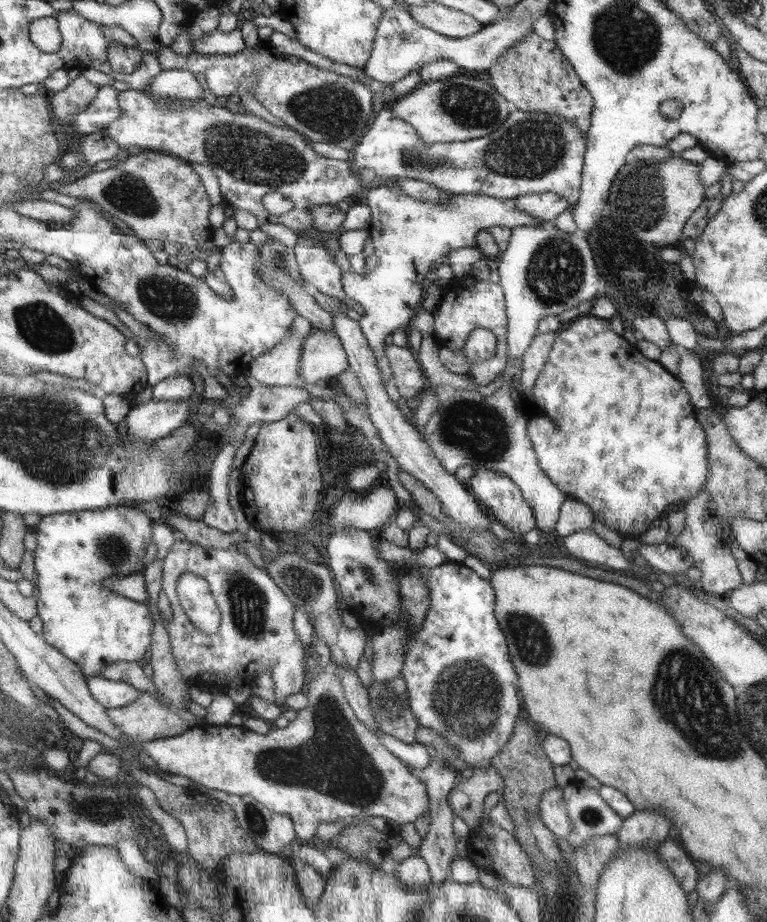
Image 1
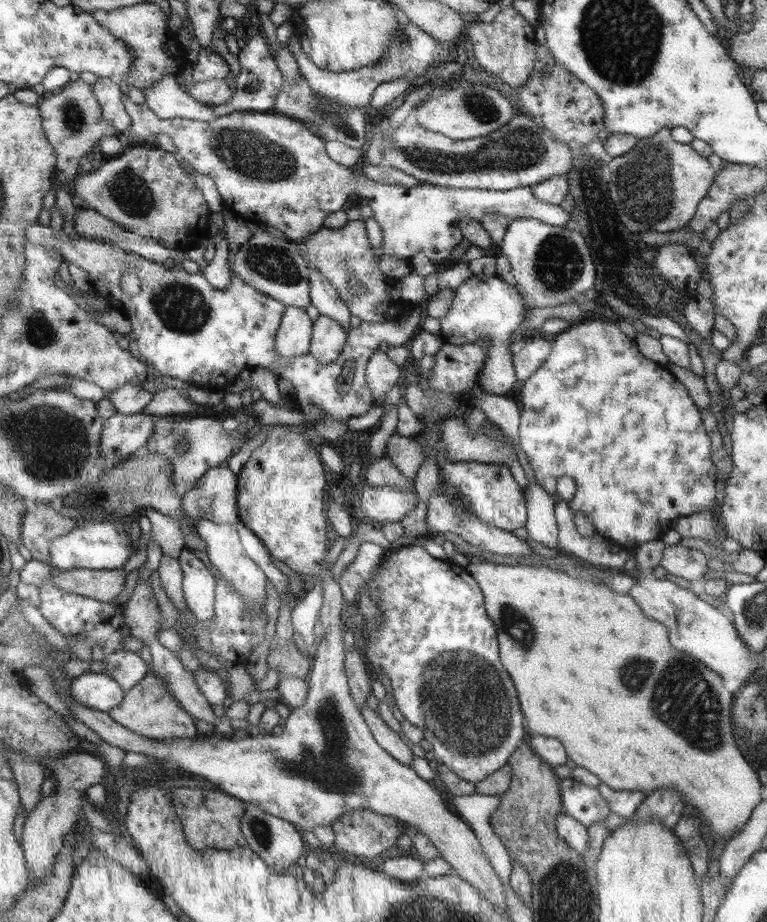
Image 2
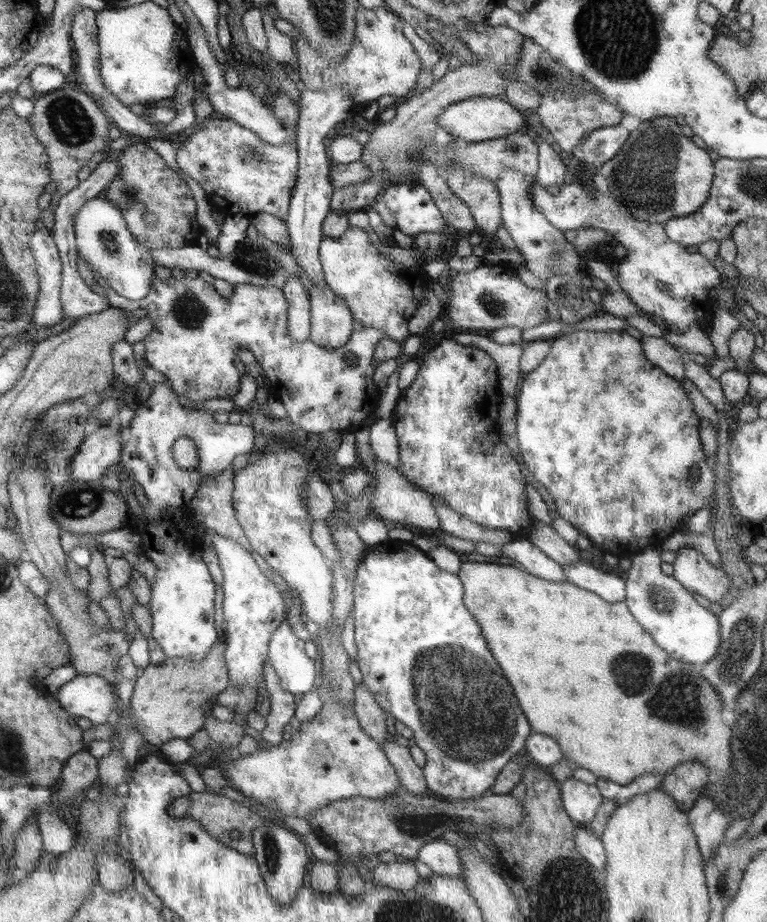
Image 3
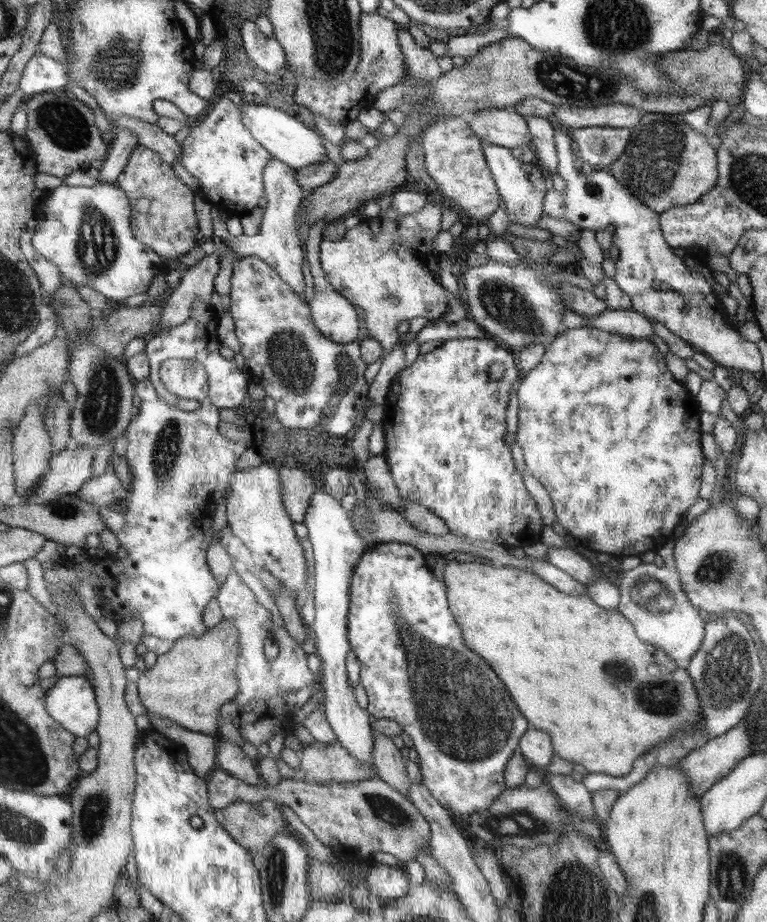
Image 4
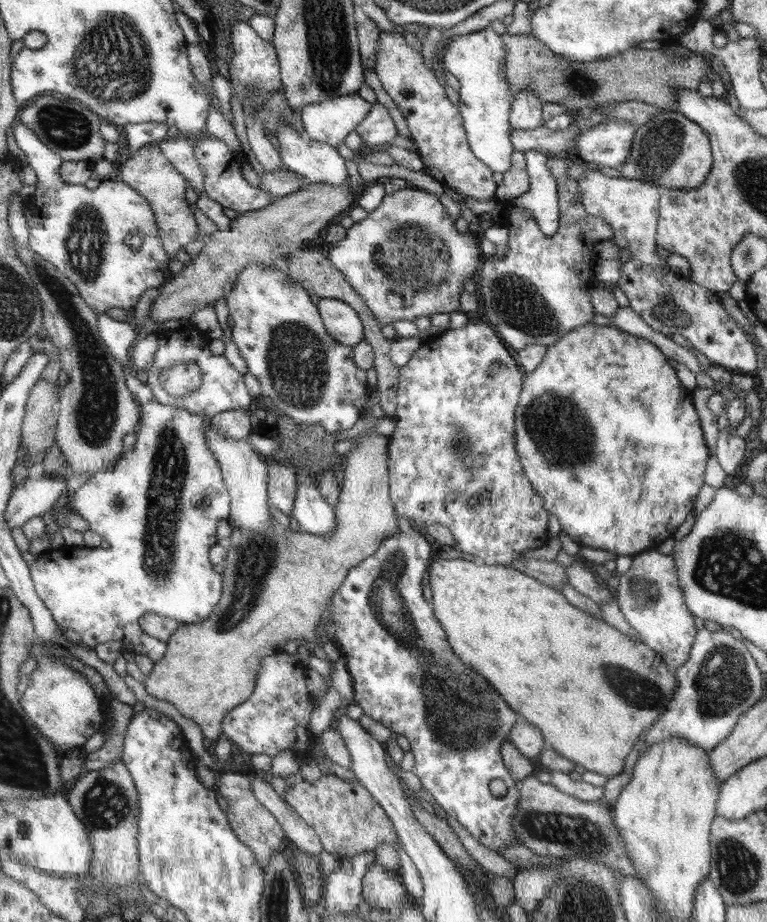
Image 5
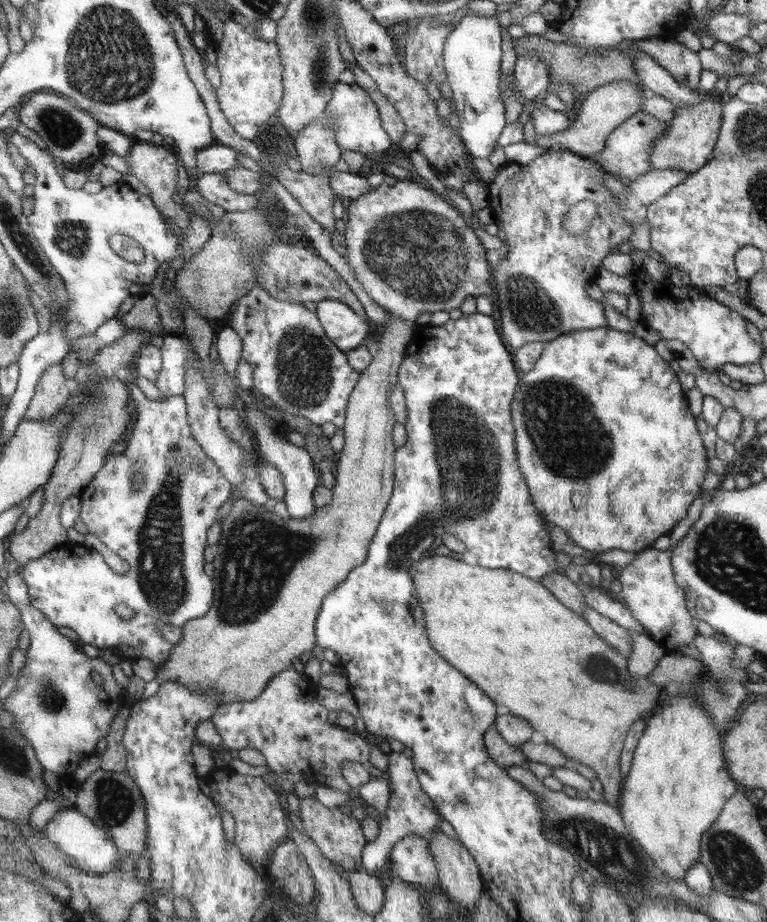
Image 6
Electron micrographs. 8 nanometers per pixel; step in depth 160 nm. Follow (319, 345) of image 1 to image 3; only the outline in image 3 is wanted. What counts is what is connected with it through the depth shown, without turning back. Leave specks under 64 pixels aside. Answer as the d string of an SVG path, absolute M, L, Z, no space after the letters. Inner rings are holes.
M327 284L309 290L311 303L310 340L327 349L344 347L352 338L355 319L346 302Z

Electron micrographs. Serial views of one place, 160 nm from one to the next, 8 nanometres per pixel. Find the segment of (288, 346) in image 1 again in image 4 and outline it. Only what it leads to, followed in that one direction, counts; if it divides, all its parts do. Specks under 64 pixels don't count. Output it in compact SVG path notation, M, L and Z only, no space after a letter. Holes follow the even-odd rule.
M272 155L263 172L264 189L266 200L263 203L265 208L260 231L255 236L231 235L225 241L238 256L257 256L273 265L277 272L286 280L293 289L304 297L304 276L302 275L302 261L305 259L304 245L297 229L296 212L304 198L304 191L296 183L296 171L286 163L274 158Z

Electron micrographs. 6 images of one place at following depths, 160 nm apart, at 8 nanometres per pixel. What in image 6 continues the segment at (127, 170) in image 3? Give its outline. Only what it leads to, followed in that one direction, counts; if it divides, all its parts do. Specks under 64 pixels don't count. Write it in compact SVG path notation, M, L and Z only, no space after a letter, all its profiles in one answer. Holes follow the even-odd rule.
M136 143L132 148L129 148L126 160L128 165L130 165L129 174L135 176L150 190L150 195L148 196L152 198L157 209L160 210L163 216L166 215L171 220L173 228L179 230L179 234L182 235L184 228L190 222L190 216L182 210L182 206L178 206L176 202L172 202L172 196L176 192L176 180L178 180L178 172L176 172L178 158L170 150L166 150L166 145Z

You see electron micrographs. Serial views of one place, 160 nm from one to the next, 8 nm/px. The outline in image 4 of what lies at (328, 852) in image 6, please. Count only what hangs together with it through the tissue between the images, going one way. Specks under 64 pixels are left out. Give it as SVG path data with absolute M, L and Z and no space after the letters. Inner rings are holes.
M215 768L208 776L208 800L215 809L226 808L235 800L259 803L271 800L286 804L300 820L318 837L320 842L344 854L356 854L366 858L368 852L380 850L395 856L402 863L416 858L418 851L428 846L429 821L422 812L402 793L379 778L362 780L352 784L310 784L298 778L282 779L276 786L252 787L225 770Z

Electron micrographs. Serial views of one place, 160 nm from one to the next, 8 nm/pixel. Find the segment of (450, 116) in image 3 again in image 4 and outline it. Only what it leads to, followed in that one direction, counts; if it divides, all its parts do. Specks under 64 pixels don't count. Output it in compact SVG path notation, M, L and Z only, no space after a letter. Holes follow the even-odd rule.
M486 108L475 111L468 122L482 142L488 141L511 149L532 145L528 121L513 108Z

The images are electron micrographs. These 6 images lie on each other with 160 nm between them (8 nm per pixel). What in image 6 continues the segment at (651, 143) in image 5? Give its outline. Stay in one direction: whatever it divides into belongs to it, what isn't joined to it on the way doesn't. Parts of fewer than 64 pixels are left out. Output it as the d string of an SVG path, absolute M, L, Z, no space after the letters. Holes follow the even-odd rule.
M704 93L704 98L699 103L678 107L675 115L668 122L668 129L660 138L657 138L651 146L650 166L654 170L674 170L674 172L686 172L690 177L698 172L702 166L711 159L718 133L720 130L723 103L716 93Z

